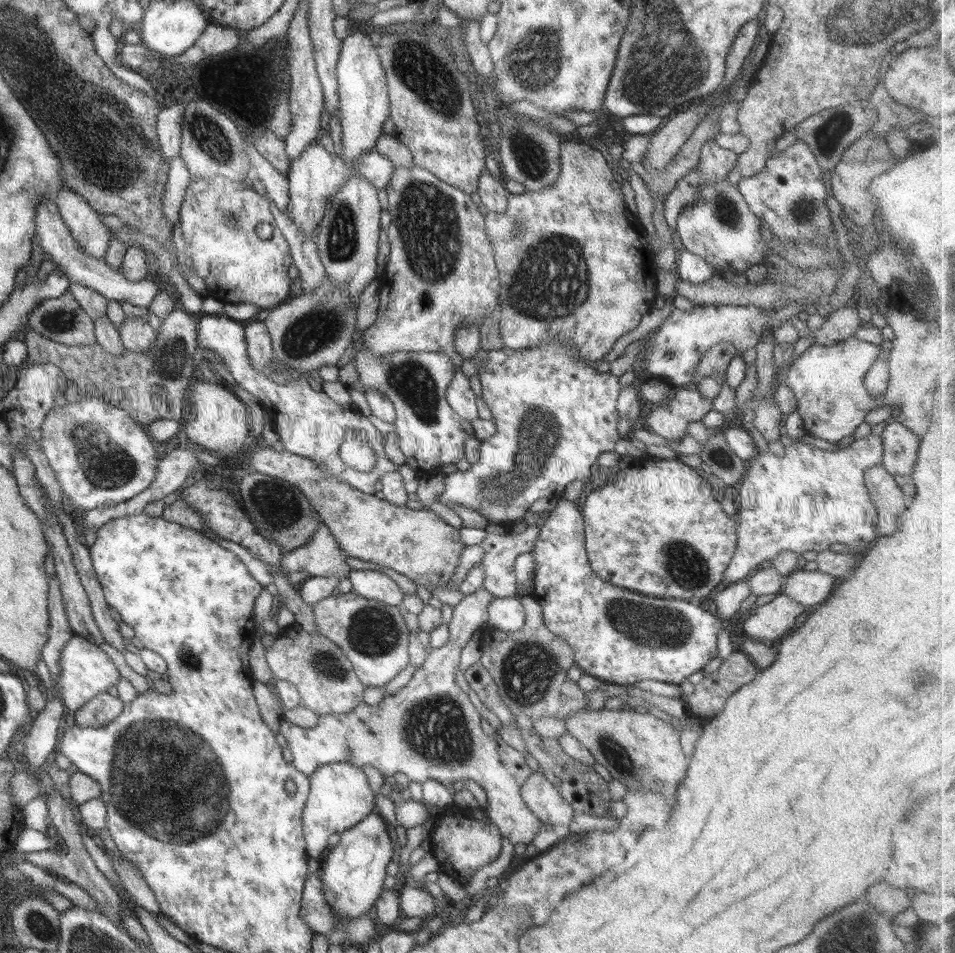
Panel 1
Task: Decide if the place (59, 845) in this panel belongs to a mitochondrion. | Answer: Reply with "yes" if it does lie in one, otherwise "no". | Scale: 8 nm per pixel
no

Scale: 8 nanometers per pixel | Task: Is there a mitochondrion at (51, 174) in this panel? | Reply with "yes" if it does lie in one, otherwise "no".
no

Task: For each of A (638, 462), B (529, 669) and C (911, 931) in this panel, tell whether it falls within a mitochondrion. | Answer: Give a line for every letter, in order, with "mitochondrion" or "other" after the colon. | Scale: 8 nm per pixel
A: other
B: mitochondrion
C: other

